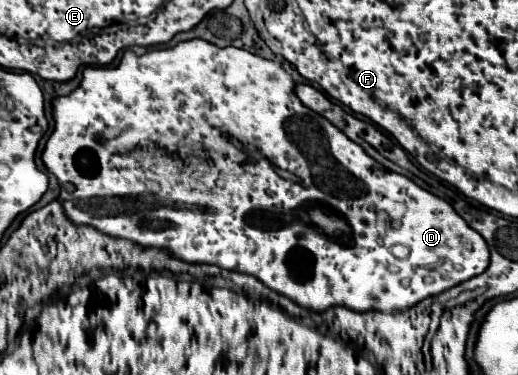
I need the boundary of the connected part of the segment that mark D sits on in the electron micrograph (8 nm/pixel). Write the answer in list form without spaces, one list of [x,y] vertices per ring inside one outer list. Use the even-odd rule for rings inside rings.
[[[190,39],[190,41],[178,43],[176,47],[144,53],[142,57],[136,55],[134,51],[126,51],[122,55],[122,61],[118,63],[118,67],[86,67],[82,79],[84,77],[86,77],[86,81],[80,83],[78,89],[74,89],[66,97],[56,97],[52,101],[54,131],[42,153],[44,167],[52,175],[56,175],[60,187],[64,189],[64,191],[60,191],[56,201],[62,205],[64,215],[70,221],[74,221],[76,225],[92,225],[94,229],[98,229],[104,235],[110,235],[116,239],[128,239],[142,247],[158,247],[158,249],[170,251],[172,255],[176,255],[178,259],[182,259],[186,263],[210,263],[210,265],[218,265],[218,267],[224,267],[230,271],[254,275],[272,291],[276,291],[276,293],[296,301],[300,307],[306,307],[312,311],[324,311],[332,305],[350,307],[354,311],[382,311],[382,313],[404,311],[404,309],[420,303],[426,297],[440,295],[440,293],[484,273],[490,265],[490,251],[488,251],[486,241],[454,211],[454,207],[450,203],[446,203],[444,199],[418,187],[414,181],[410,181],[404,175],[388,173],[376,159],[372,159],[346,133],[342,133],[336,125],[326,121],[326,117],[308,109],[294,93],[294,87],[296,87],[294,77],[278,61],[268,61],[264,57],[252,55],[250,51],[244,51],[238,47],[216,47],[204,39]],[[326,145],[332,147],[332,153],[328,153],[328,155],[322,153],[322,147],[326,147]],[[154,149],[176,151],[184,161],[168,159],[160,151],[154,151]],[[154,183],[160,187],[158,193],[154,193],[154,189],[148,187]],[[310,205],[328,205],[328,207],[334,207],[334,211],[338,211],[338,215],[342,213],[344,215],[342,219],[346,219],[348,227],[352,229],[352,241],[358,239],[358,243],[350,243],[350,245],[338,243],[338,241],[318,233],[314,225],[304,223],[300,219],[300,213],[304,211],[304,207],[310,207]],[[302,229],[306,229],[306,235],[298,235],[298,231],[302,231]],[[394,245],[404,245],[408,249],[408,255],[396,257],[390,251],[390,247],[394,247]]]

